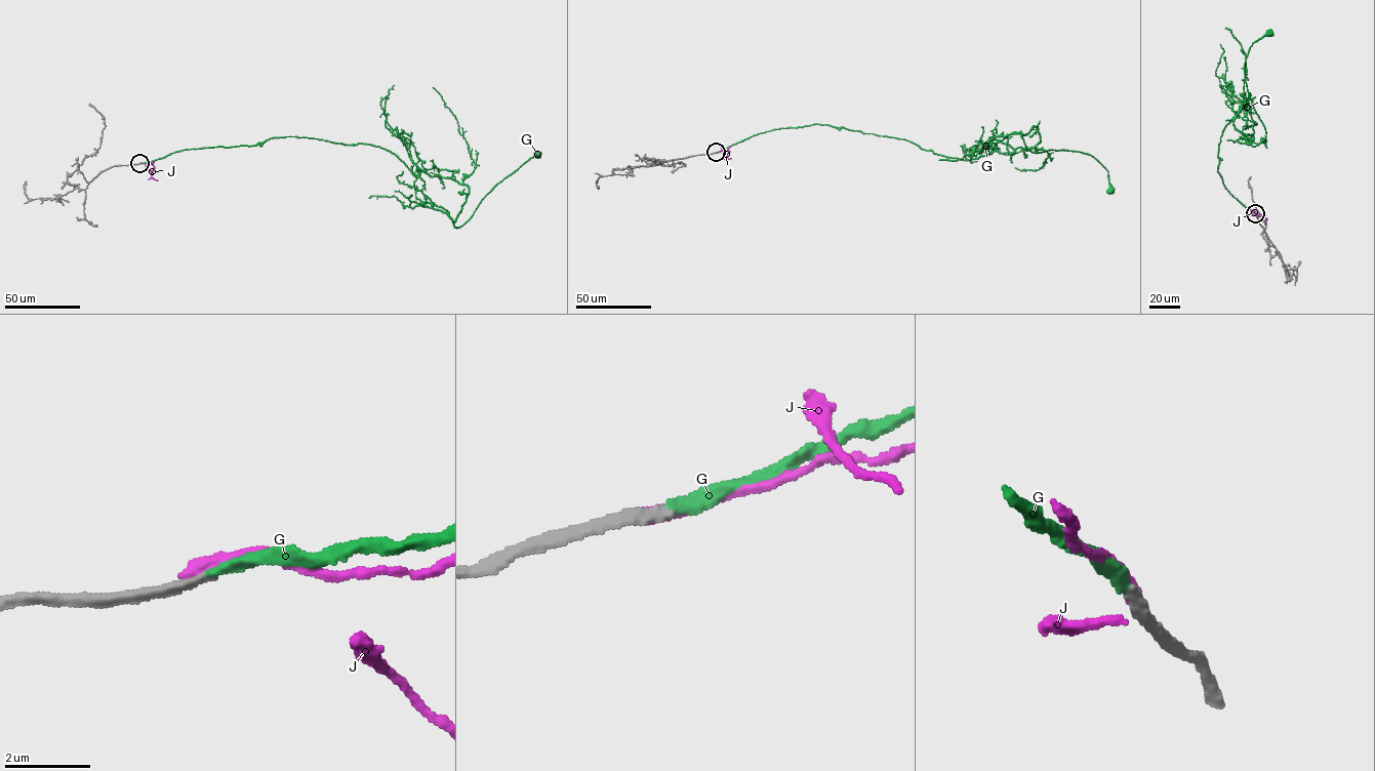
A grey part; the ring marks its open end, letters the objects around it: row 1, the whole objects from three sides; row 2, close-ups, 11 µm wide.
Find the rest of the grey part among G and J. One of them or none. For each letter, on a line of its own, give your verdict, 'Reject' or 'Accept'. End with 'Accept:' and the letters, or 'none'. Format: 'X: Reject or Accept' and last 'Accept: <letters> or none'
G: Accept
J: Reject
Accept: G

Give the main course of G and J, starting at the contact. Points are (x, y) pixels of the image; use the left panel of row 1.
G: (140, 163), (287, 136), (371, 145), (397, 156), (415, 174), (415, 197), (445, 209), (455, 228), (537, 155)
J: (139, 163), (152, 164), (151, 176), (157, 180)

